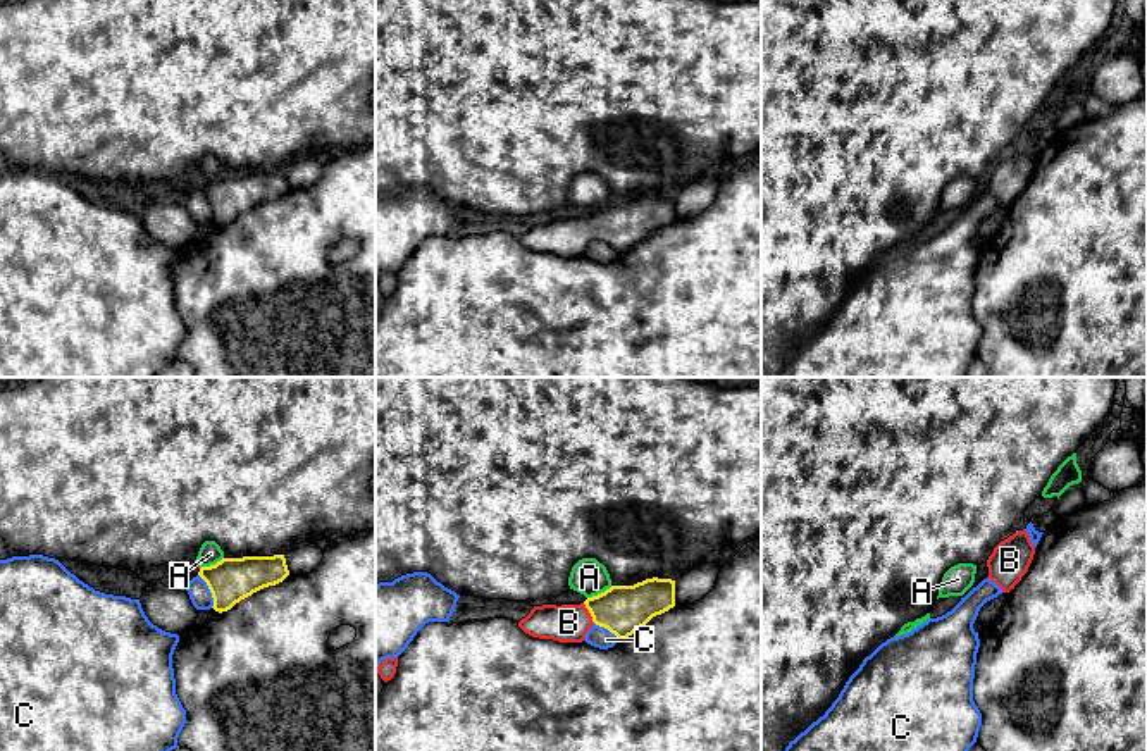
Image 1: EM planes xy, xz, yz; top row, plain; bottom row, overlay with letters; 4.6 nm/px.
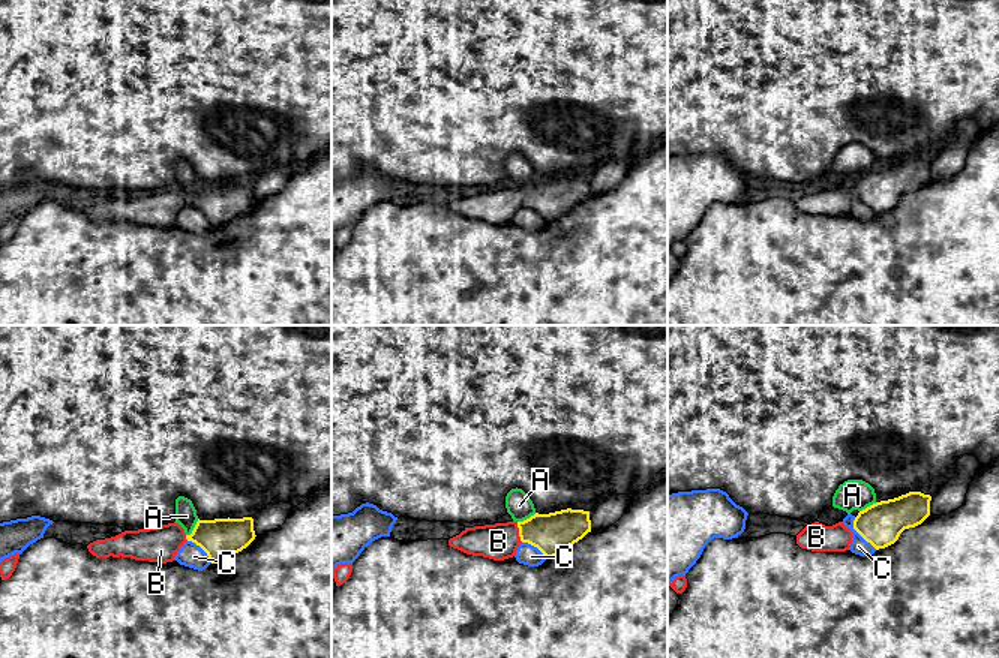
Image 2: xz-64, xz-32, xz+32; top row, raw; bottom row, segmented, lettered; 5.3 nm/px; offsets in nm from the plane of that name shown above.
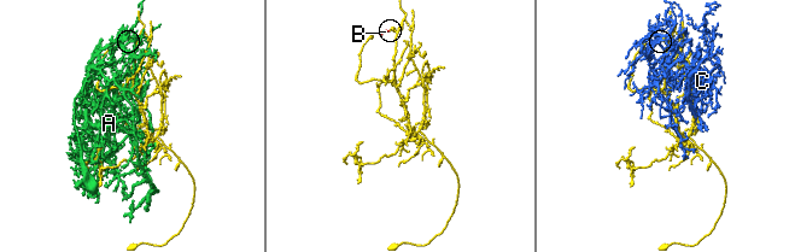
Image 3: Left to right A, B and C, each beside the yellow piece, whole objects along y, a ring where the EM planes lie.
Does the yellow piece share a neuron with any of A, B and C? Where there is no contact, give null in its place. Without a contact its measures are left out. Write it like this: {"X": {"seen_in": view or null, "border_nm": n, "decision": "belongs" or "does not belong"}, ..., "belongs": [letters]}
{"A": {"seen_in": "xz", "border_nm": 130, "decision": "does not belong"}, "B": {"seen_in": "xz", "border_nm": 110, "decision": "belongs"}, "C": {"seen_in": "xy", "border_nm": 170, "decision": "does not belong"}, "belongs": ["B"]}

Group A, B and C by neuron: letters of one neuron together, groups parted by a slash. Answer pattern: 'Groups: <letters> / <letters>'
Groups: A / B / C

